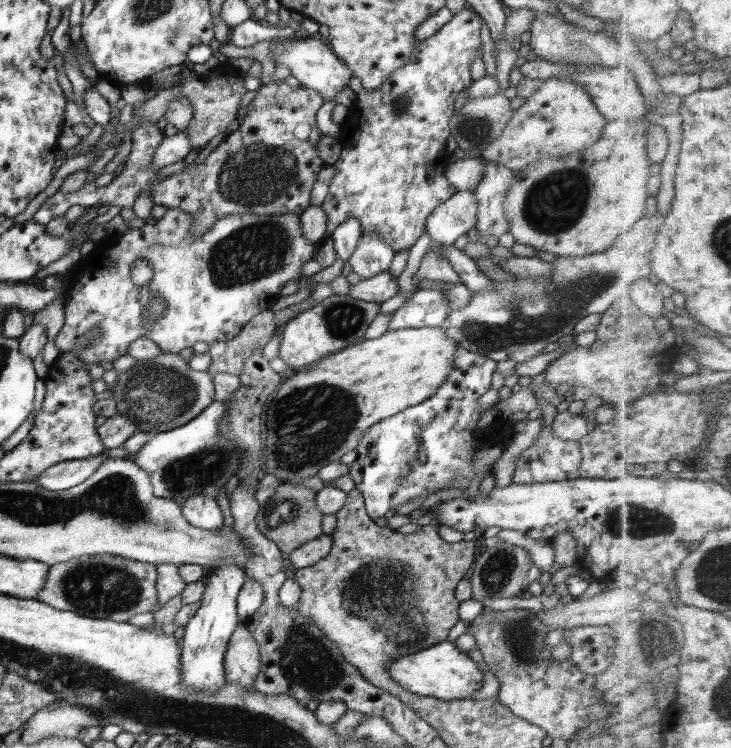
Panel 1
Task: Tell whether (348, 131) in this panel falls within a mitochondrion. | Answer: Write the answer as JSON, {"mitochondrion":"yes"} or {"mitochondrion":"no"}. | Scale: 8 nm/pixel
{"mitochondrion":"no"}

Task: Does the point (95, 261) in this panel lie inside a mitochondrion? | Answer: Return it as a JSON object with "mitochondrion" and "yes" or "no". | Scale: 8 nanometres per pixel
{"mitochondrion":"no"}

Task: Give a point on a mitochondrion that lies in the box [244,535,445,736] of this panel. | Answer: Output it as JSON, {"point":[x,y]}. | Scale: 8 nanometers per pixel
{"point":[312,665]}

